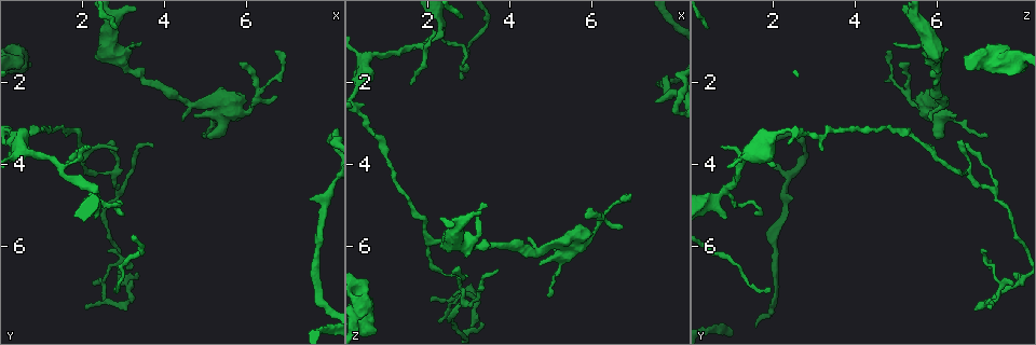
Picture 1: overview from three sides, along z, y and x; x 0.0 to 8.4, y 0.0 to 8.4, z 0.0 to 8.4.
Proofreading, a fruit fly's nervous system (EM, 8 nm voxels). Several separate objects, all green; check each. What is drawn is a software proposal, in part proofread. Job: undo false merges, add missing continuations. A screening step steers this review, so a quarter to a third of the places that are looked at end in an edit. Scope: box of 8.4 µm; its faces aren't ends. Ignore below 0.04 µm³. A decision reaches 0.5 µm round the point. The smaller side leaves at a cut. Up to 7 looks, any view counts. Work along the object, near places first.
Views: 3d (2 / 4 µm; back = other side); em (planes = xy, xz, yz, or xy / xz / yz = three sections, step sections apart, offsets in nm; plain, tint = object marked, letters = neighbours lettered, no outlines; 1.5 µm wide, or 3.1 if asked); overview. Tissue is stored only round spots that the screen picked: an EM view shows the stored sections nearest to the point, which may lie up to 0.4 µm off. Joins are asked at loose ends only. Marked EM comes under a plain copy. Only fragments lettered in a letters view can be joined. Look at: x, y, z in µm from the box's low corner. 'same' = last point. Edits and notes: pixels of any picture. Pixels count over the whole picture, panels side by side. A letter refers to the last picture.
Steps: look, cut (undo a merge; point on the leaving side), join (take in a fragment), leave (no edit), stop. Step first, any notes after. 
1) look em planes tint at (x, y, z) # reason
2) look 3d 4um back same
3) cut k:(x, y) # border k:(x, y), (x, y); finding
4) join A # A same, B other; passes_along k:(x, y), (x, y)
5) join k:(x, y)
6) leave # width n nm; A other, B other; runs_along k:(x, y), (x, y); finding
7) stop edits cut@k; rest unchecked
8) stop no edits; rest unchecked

look em yz step 8 letters at (4.95, 3.35, 7.25) # tapers out

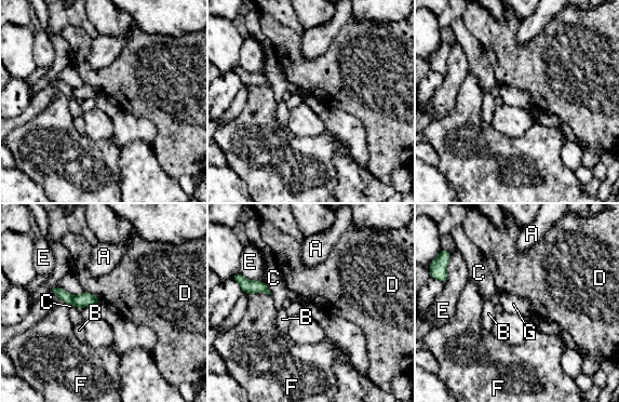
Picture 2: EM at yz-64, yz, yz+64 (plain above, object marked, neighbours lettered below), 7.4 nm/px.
look em planes letters same

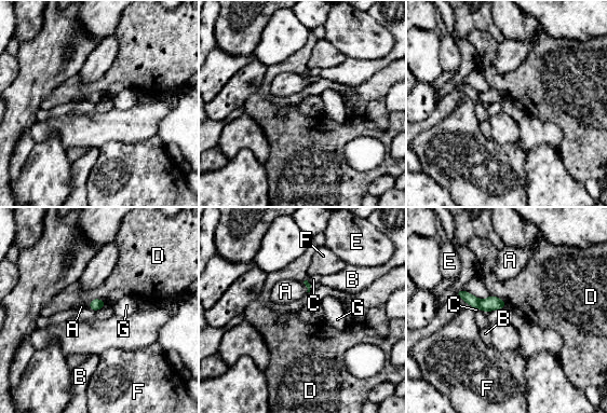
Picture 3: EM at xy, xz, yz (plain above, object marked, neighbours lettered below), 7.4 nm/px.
leave # A other, B other, C other, D other, E other, F other, G other; runs_along 3:(460, 292), (476, 303), (501, 304); no lettered fragment goes on from it

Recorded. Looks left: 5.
look em xz step 4 tint at (5.80, 1.55, 5.30) # thin end

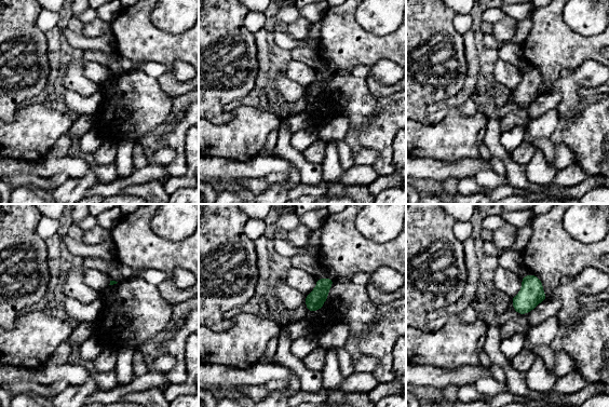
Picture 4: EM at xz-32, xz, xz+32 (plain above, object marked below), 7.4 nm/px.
look em planes letters same # another direction

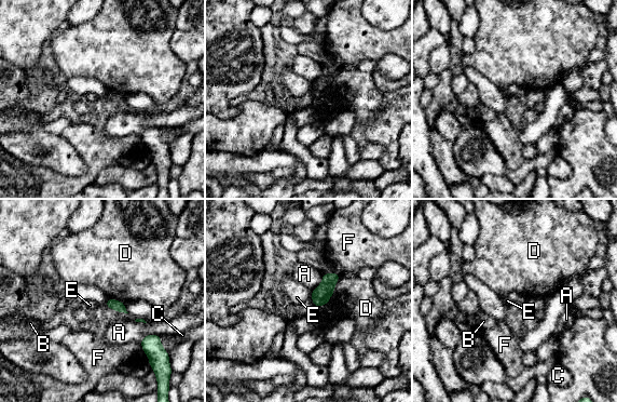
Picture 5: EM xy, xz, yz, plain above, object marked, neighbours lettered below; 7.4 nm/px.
leave # A other, B other, C other, D other, E other, F other; border 5:(312, 291), (310, 297); no lettered fragment goes on from it

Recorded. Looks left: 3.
look 3d 4um at (2.10, 7.50, 7.35) # free end

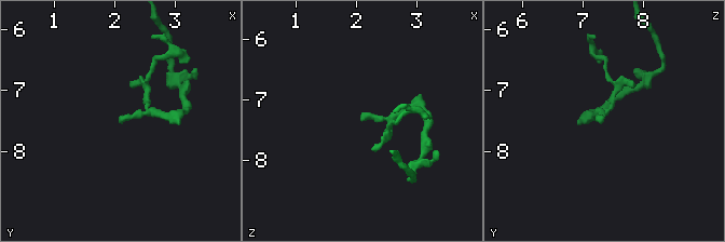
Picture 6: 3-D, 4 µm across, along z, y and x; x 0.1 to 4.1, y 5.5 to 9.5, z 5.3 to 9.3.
look em xy step 8 letters at (2.10, 7.55, 7.30) # shape alone is not enough

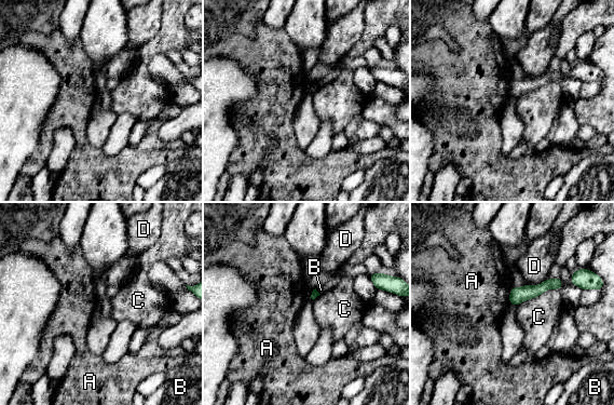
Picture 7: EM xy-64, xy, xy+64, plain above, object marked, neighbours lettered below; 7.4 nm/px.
leave # longest_contact C 340 nm; A other, B other, C other, D other; runs_along 7:(558, 281), (520, 294), (512, 300); no lettered fragment goes on from it

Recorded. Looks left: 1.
stop no edits; rest unchecked

